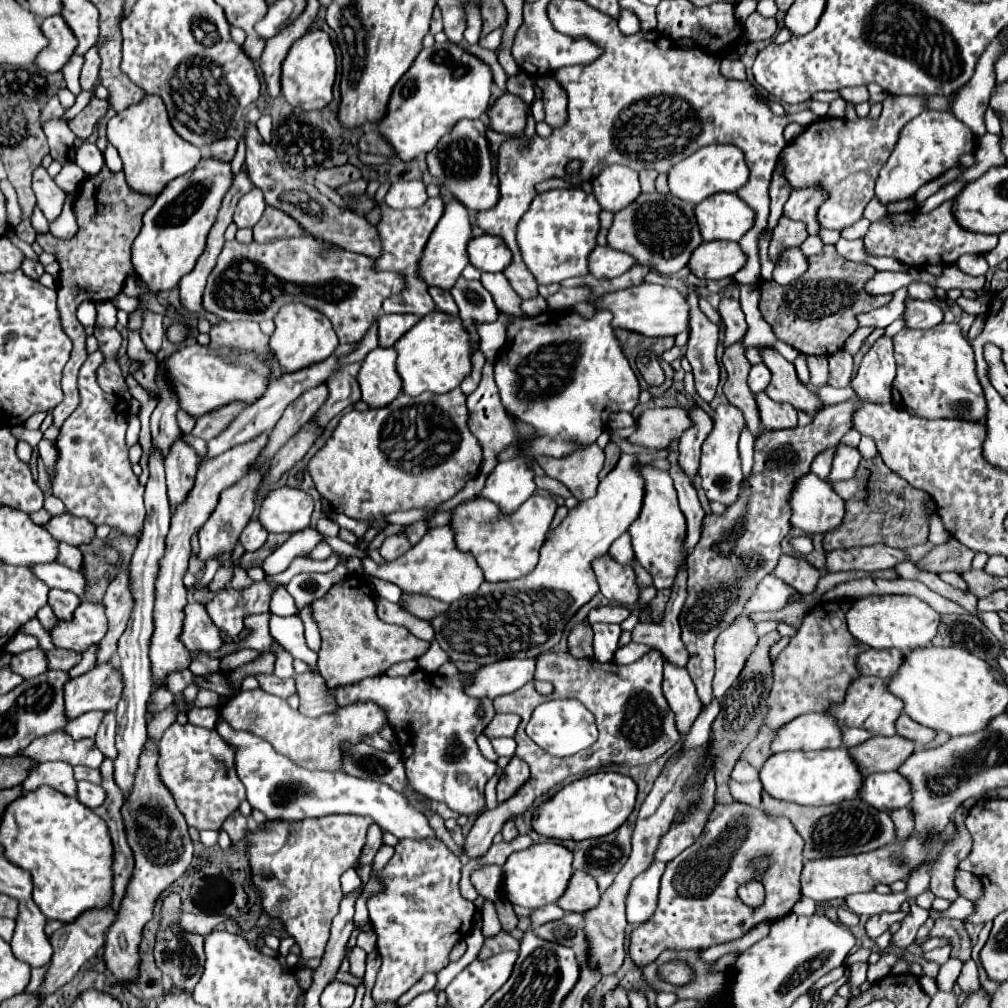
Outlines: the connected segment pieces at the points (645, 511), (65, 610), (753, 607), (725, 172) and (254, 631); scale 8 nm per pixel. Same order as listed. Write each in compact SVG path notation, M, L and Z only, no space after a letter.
M638 463L638 473L644 477L644 501L638 519L630 525L628 533L632 537L634 555L642 567L654 577L656 589L666 589L672 585L678 573L678 561L682 561L682 537L686 535L686 521L678 507L676 489L668 471L656 469L652 465Z
M50 589L48 605L52 607L52 611L58 619L70 619L70 613L74 613L74 609L80 605L80 599L70 591Z
M770 573L756 585L756 591L746 601L744 611L746 613L760 613L760 611L782 609L790 595L794 595L794 589L790 589L784 581L780 581L776 575Z
M710 145L710 147L702 147L696 153L692 153L690 157L686 157L684 161L680 161L678 165L674 165L674 169L670 169L668 173L668 185L670 185L670 193L682 201L690 201L690 203L700 203L702 199L710 197L712 193L718 191L738 191L742 185L746 185L748 181L748 165L744 159L744 151L736 145Z
M271 613L248 616L244 619L244 626L250 631L248 637L240 642L241 648L255 649L260 652L270 651L273 637L269 631Z

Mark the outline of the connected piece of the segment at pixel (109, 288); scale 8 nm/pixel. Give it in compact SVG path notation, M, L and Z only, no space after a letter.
M106 165L100 173L88 175L82 181L80 195L74 203L74 215L78 221L78 233L70 239L56 239L52 233L38 233L36 241L42 245L46 253L52 253L60 265L60 283L58 283L58 311L62 317L62 327L66 335L72 339L74 349L70 361L62 372L63 401L52 411L53 422L60 428L62 421L70 415L70 411L78 405L78 369L86 361L86 333L80 321L76 319L78 305L86 299L102 302L112 300L120 291L126 275L132 271L130 247L134 237L140 233L142 215L152 207L154 197L136 193L128 187L124 173L112 173Z

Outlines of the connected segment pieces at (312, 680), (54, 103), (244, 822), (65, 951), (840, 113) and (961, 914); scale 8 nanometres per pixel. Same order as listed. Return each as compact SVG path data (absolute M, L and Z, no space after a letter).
M310 671L296 675L296 689L300 695L300 707L298 711L308 717L320 717L324 713L332 713L338 707L330 697L326 697L326 681L322 681L320 675L314 675Z
M52 97L52 99L42 107L40 123L46 123L46 121L50 121L50 119L54 119L54 117L62 117L62 115L64 115L64 111L66 111L66 109L60 105L58 97Z
M236 811L232 817L224 821L222 827L228 831L232 843L238 843L238 841L244 841L244 835L248 833L248 819L240 811Z
M110 905L104 907L104 909L88 909L86 913L82 913L82 917L76 917L72 923L64 923L58 931L54 931L54 935L50 937L50 943L52 943L52 949L54 949L52 965L46 973L46 981L40 987L40 993L50 995L50 993L58 991L62 985L66 985L80 971L80 967L86 961L90 961L96 955L96 951L104 945L106 929L112 925L114 915L116 913Z
M838 97L838 99L834 99L830 103L830 109L828 109L826 117L840 117L840 119L844 119L844 113L846 113L846 101L842 97Z
M958 897L958 901L954 901L954 903L950 905L950 909L944 911L944 913L936 913L936 911L930 909L930 917L932 917L932 919L938 919L938 917L954 917L954 919L962 919L962 921L964 921L966 915L970 917L970 915L974 913L972 909L974 909L972 901L968 901L968 899L964 899L964 897Z

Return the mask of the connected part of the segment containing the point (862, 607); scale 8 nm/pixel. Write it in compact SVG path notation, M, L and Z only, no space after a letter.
M870 595L856 599L852 609L846 613L850 633L864 645L872 649L900 649L912 651L918 647L928 647L936 637L940 625L940 613L936 613L928 603L912 595Z

